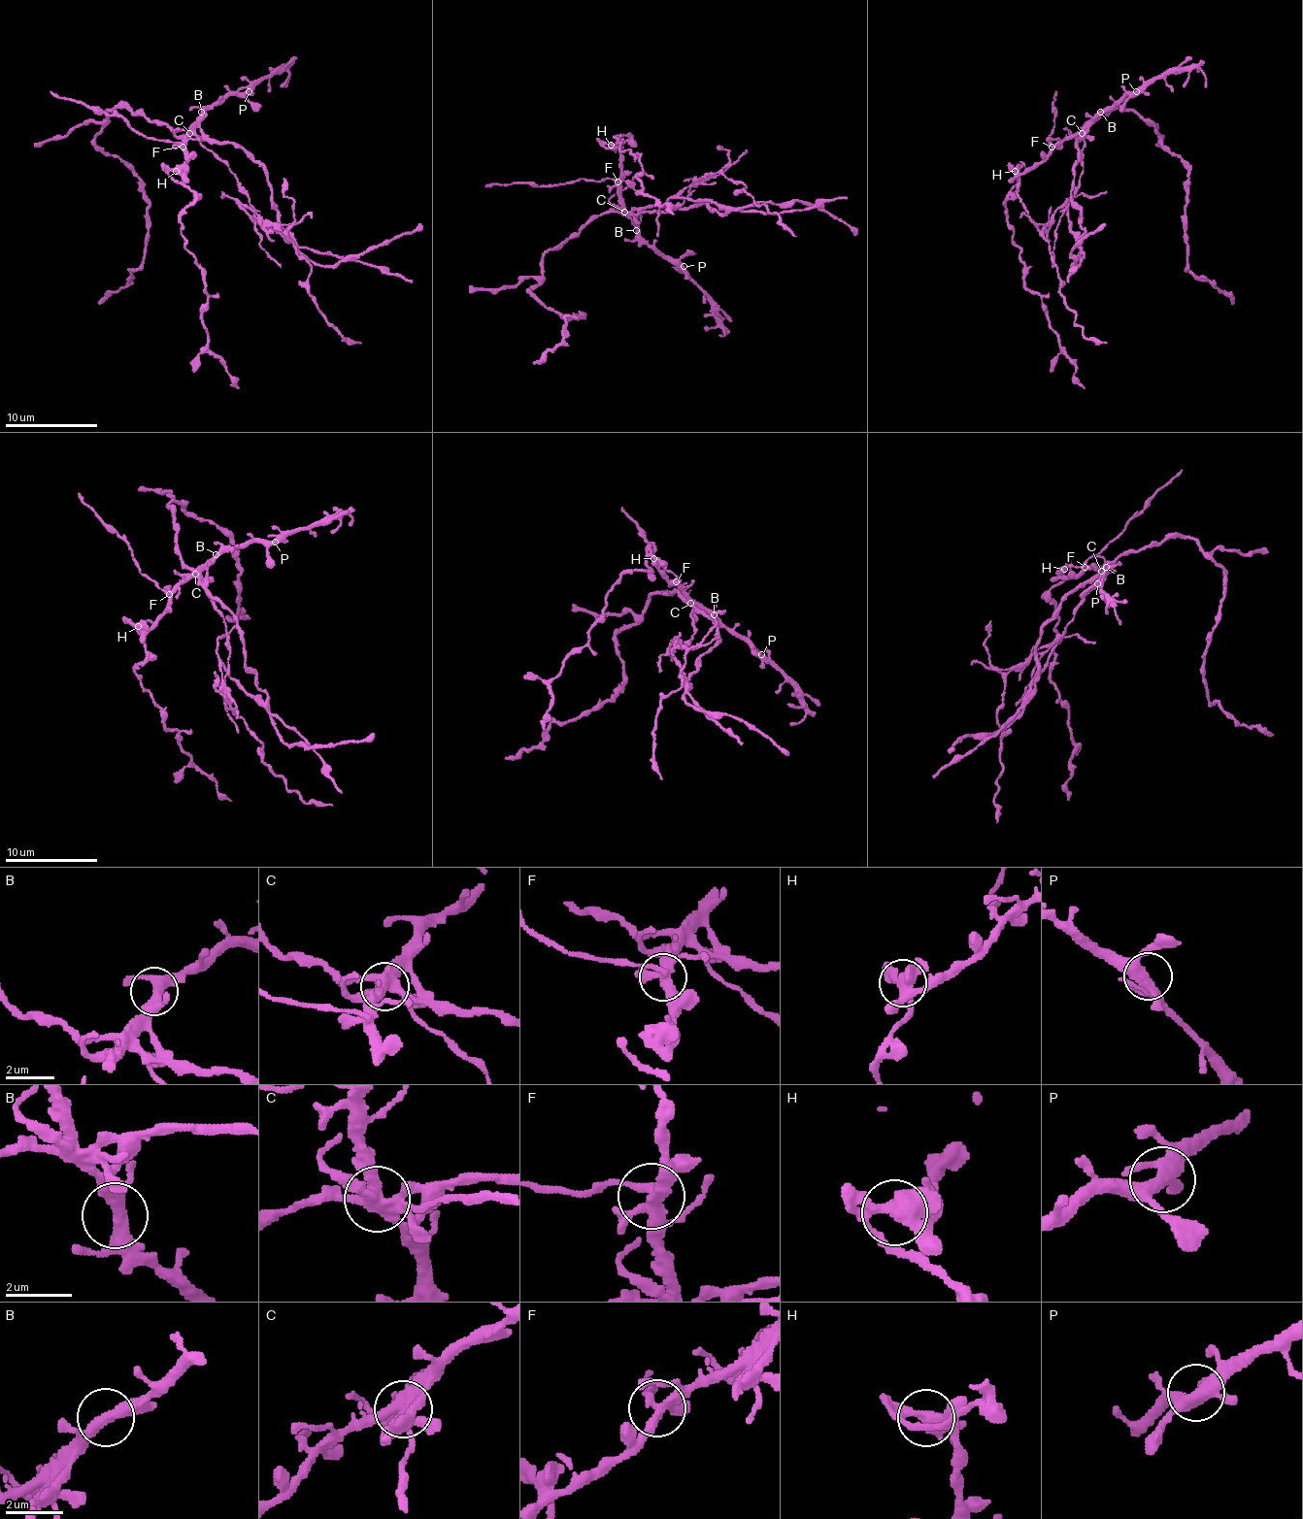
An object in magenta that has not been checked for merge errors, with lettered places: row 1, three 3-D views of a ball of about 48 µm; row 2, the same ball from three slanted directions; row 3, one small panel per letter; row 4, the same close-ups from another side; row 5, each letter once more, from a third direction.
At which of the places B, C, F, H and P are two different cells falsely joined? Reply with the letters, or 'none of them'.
C, F, H

